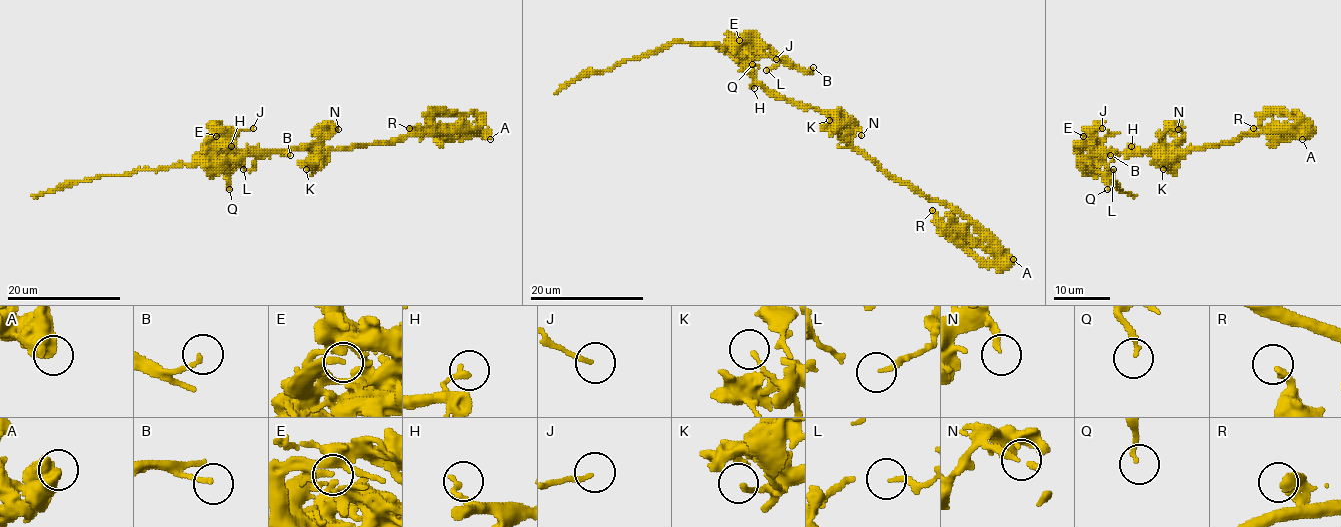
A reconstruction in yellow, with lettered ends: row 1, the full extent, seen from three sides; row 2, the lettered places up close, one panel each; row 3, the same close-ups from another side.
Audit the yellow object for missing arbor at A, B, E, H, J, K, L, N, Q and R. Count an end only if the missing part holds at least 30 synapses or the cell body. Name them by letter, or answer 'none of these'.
none of these

